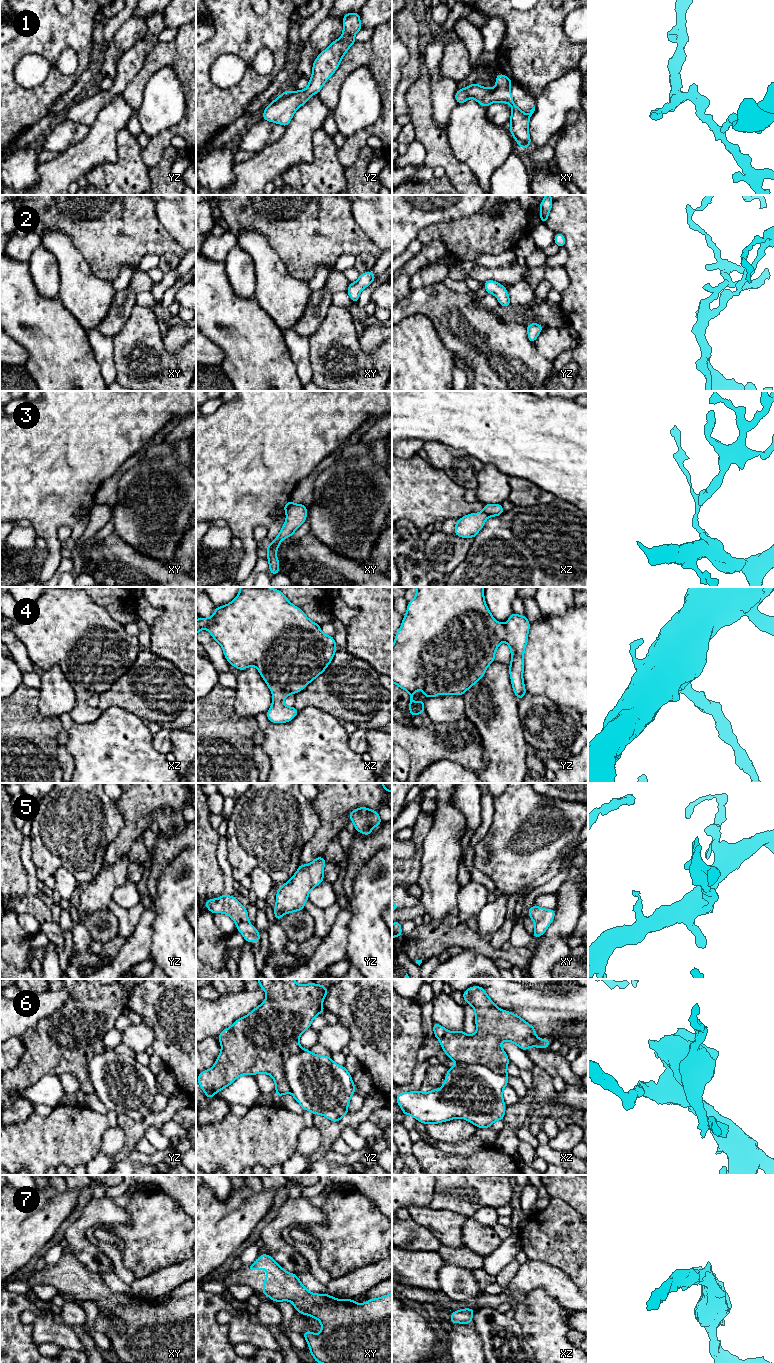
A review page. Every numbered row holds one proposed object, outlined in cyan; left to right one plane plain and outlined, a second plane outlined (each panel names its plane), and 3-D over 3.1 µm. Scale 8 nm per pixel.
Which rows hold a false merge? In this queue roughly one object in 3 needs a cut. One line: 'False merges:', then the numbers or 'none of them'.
False merges: 3, 6

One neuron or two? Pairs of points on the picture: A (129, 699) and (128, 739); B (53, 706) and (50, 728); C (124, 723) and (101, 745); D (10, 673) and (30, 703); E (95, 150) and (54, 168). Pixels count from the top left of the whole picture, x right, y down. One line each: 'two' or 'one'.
A: two
B: two
C: one
D: two
E: one

